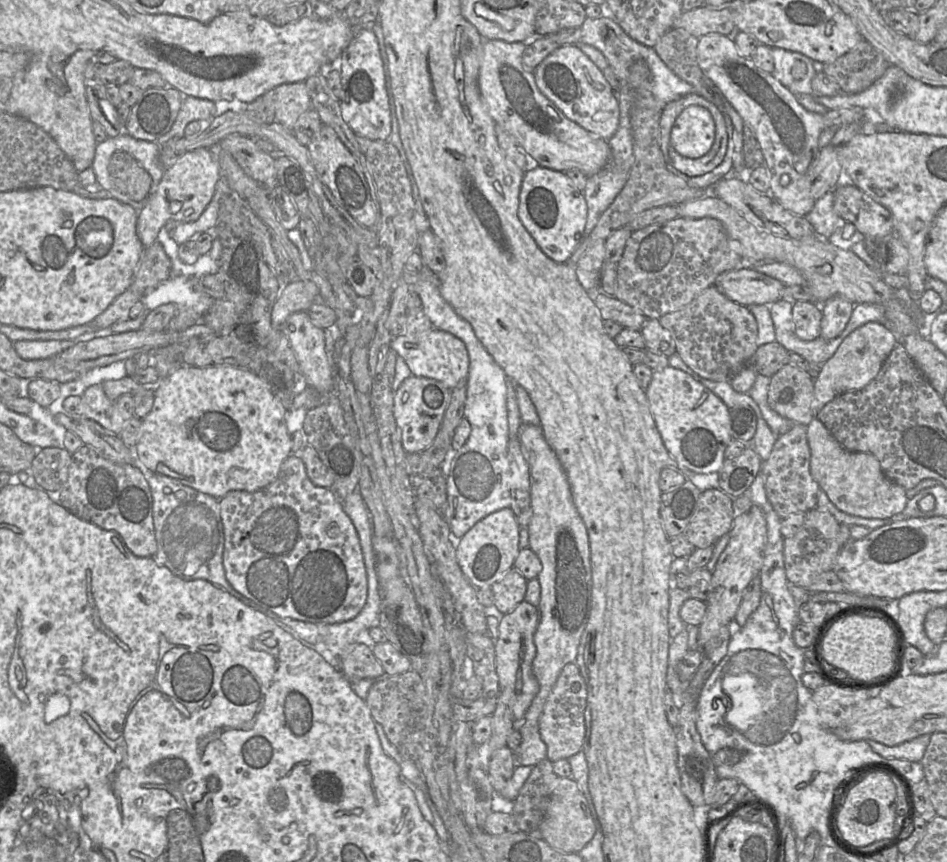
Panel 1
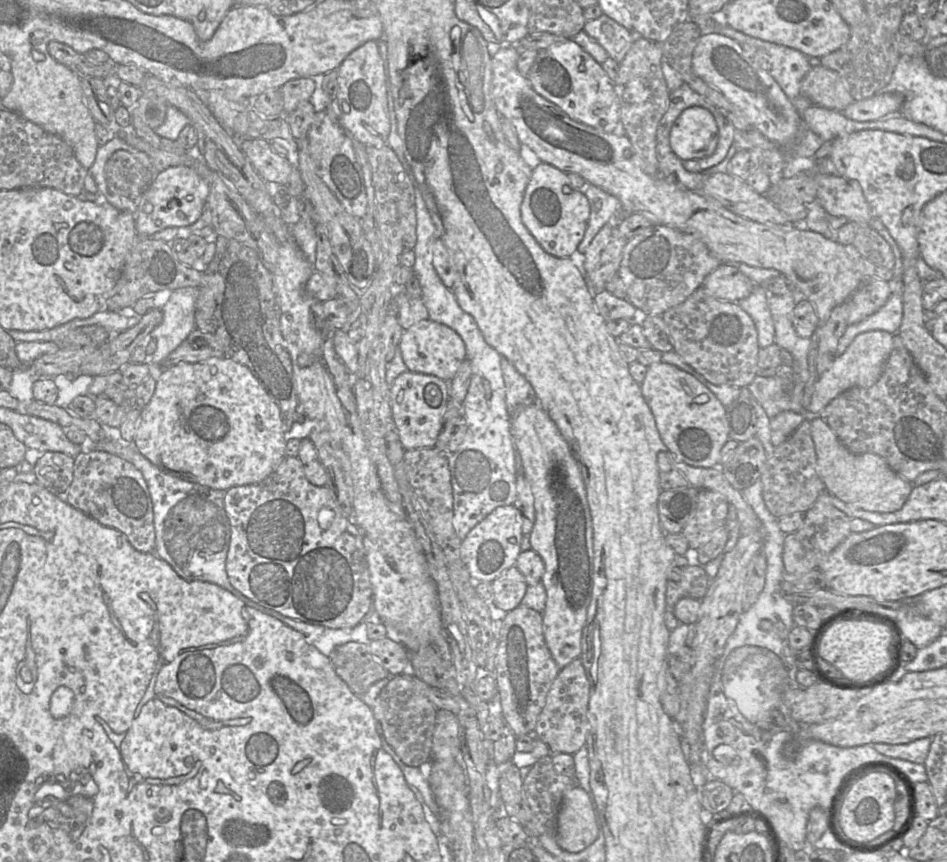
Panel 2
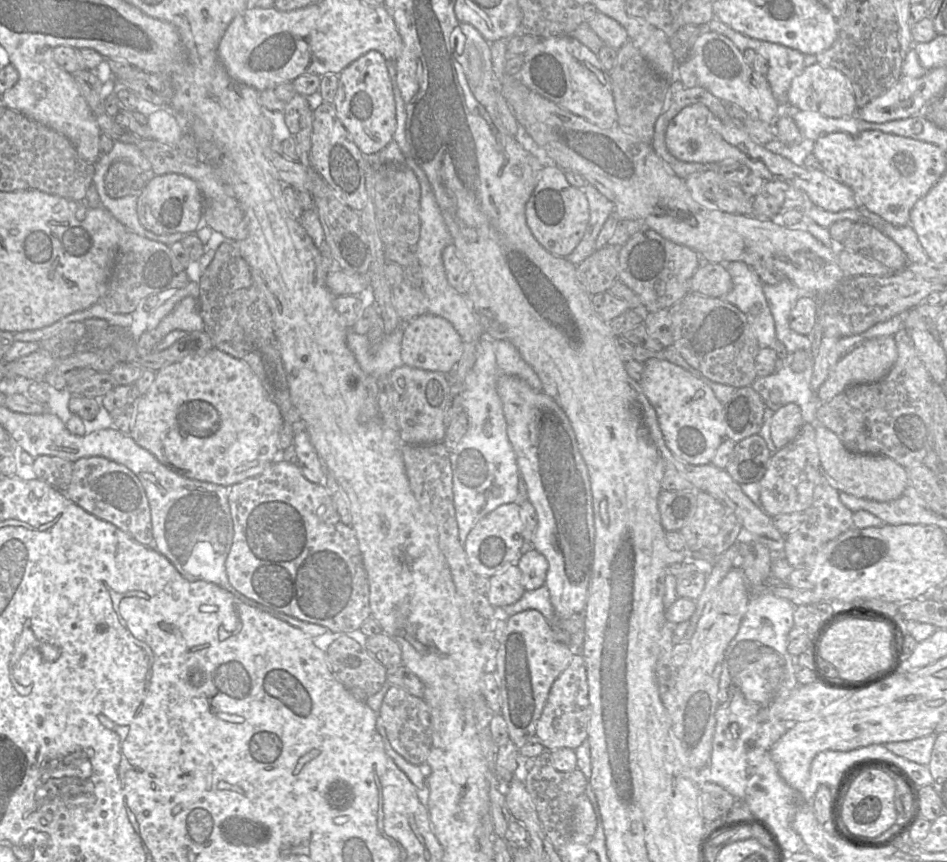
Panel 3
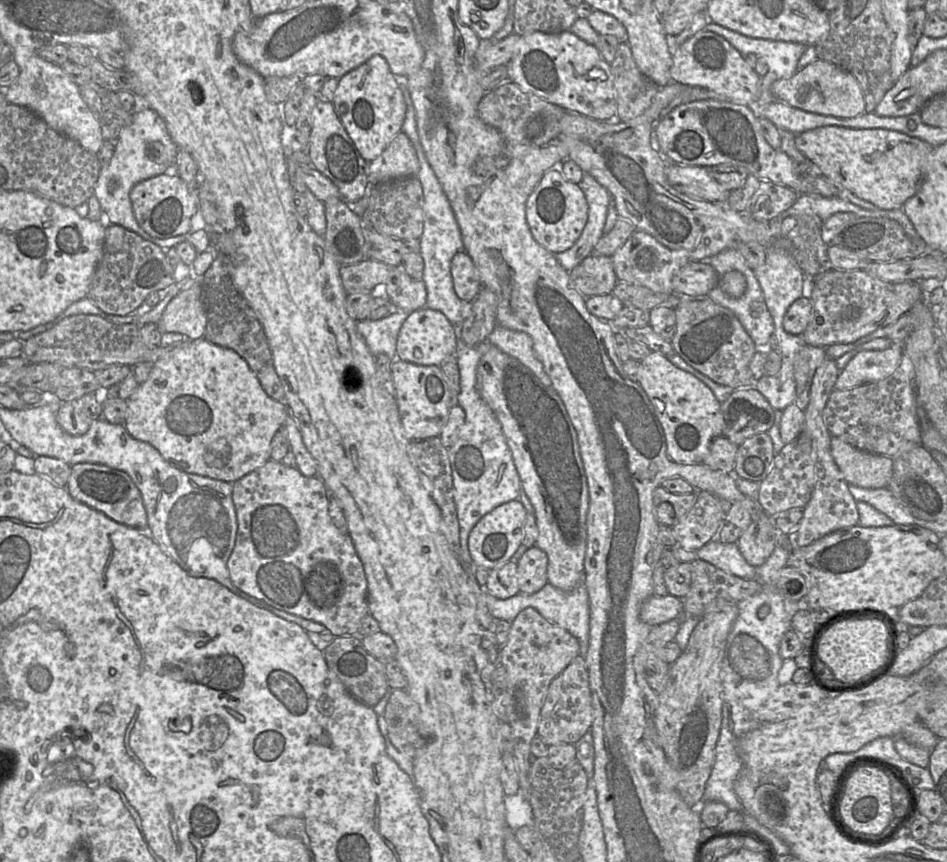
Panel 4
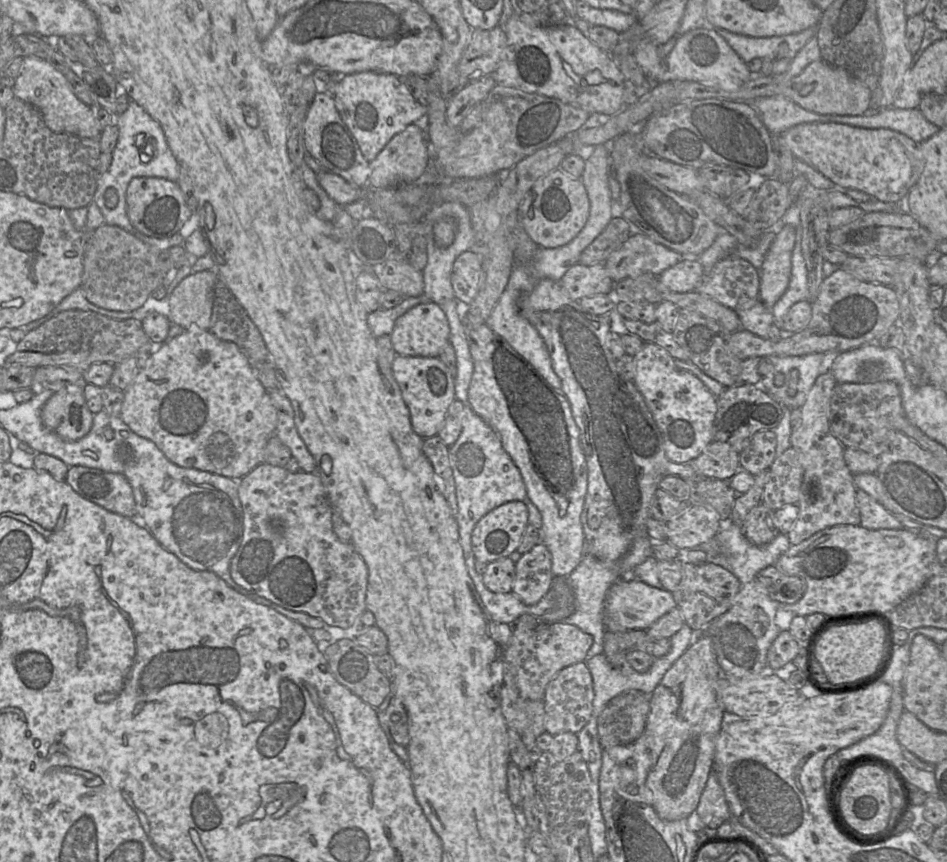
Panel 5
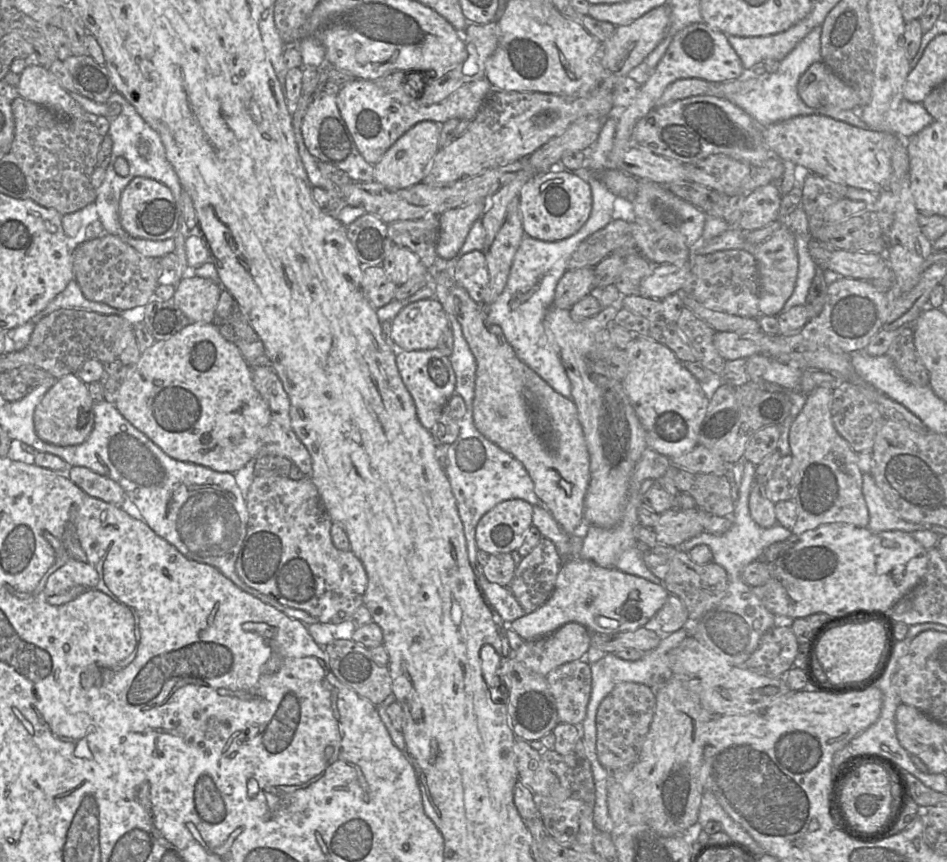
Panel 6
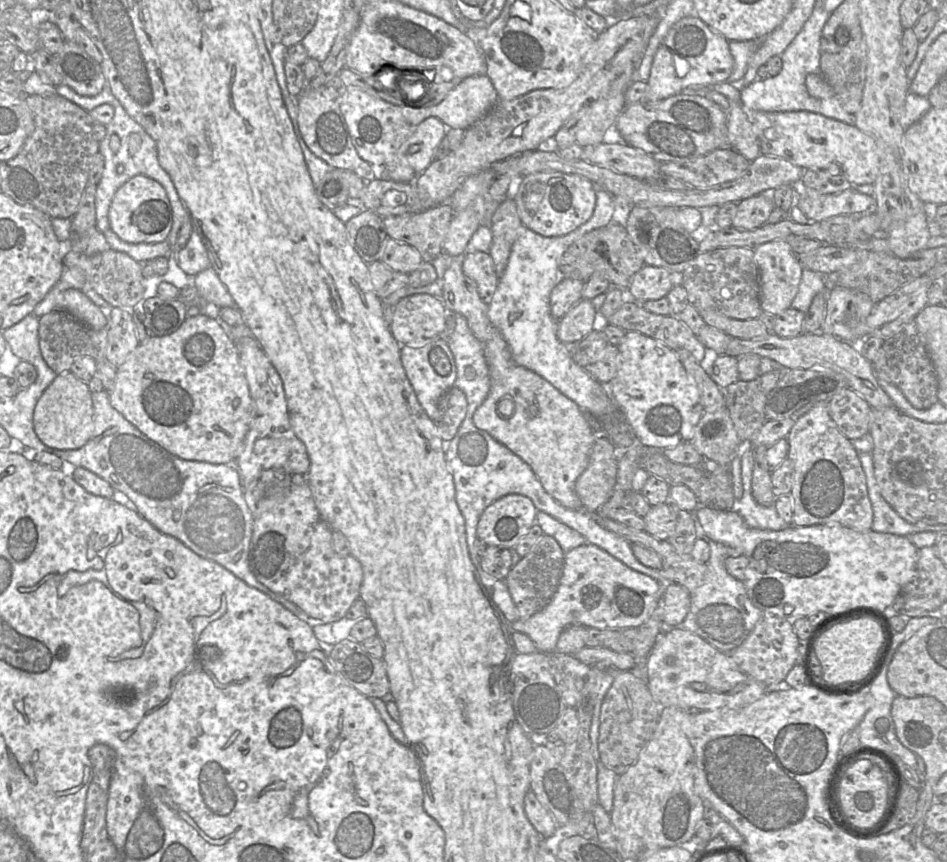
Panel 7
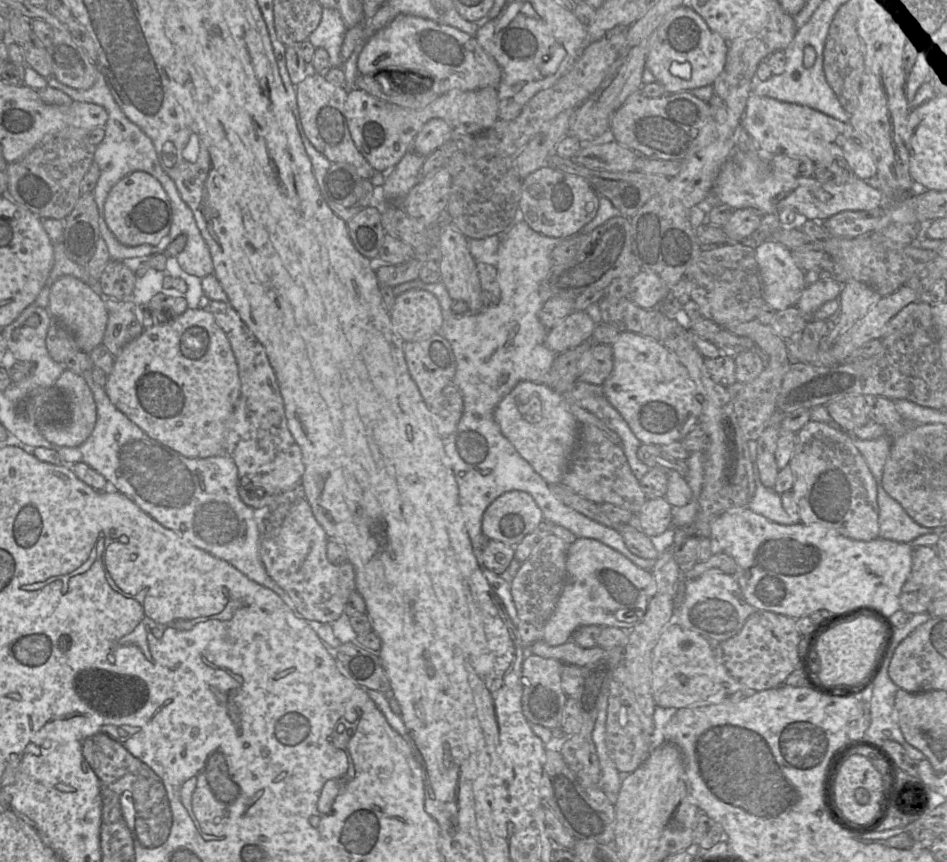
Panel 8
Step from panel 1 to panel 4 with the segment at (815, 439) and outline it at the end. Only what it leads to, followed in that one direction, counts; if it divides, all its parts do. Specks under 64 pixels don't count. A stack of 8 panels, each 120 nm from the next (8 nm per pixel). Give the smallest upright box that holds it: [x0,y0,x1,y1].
[831,438,893,489]

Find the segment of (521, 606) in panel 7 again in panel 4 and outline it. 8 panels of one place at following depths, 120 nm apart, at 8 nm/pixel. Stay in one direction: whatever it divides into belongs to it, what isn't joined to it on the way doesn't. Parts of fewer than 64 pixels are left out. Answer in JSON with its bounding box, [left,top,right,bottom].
[516,547,548,594]

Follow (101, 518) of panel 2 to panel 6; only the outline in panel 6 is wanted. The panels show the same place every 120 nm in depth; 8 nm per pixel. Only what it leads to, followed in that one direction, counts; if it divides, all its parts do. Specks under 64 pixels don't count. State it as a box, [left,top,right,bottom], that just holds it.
[68,467,126,507]

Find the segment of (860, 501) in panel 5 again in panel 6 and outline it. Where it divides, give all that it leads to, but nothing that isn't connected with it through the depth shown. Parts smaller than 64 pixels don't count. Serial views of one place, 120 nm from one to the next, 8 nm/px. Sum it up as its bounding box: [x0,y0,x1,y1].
[862,473,927,533]

